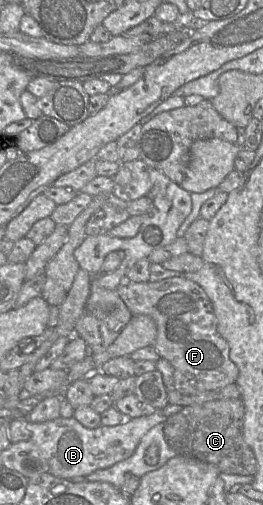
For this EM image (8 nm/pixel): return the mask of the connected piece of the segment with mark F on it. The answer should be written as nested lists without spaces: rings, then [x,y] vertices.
[[[177,276],[155,282],[124,281],[117,293],[133,315],[151,317],[157,328],[154,349],[174,369],[174,388],[183,395],[211,392],[234,384],[238,368],[229,355],[227,341],[217,329],[217,317],[204,289]]]

